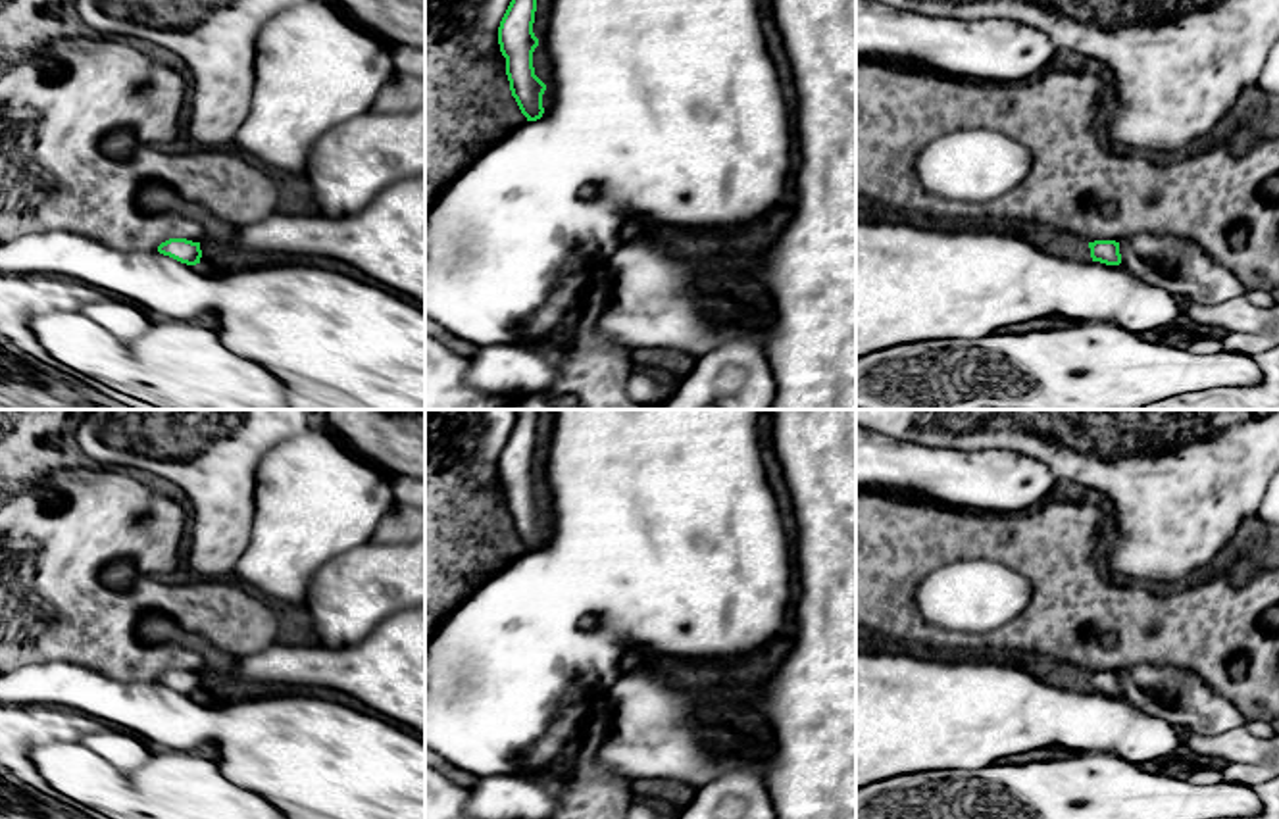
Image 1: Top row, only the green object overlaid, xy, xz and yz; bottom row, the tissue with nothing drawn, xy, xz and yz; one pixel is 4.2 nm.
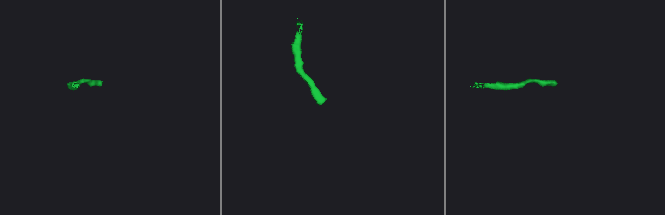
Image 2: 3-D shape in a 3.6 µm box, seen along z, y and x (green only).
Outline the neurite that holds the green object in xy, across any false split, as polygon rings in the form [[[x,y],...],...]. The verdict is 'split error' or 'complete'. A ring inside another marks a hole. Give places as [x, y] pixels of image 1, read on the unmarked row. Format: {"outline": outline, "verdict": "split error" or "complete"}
{"outline": [[[169,669],[158,677],[158,682],[187,696],[196,696],[202,688],[200,673],[187,669]]], "verdict": "complete"}

